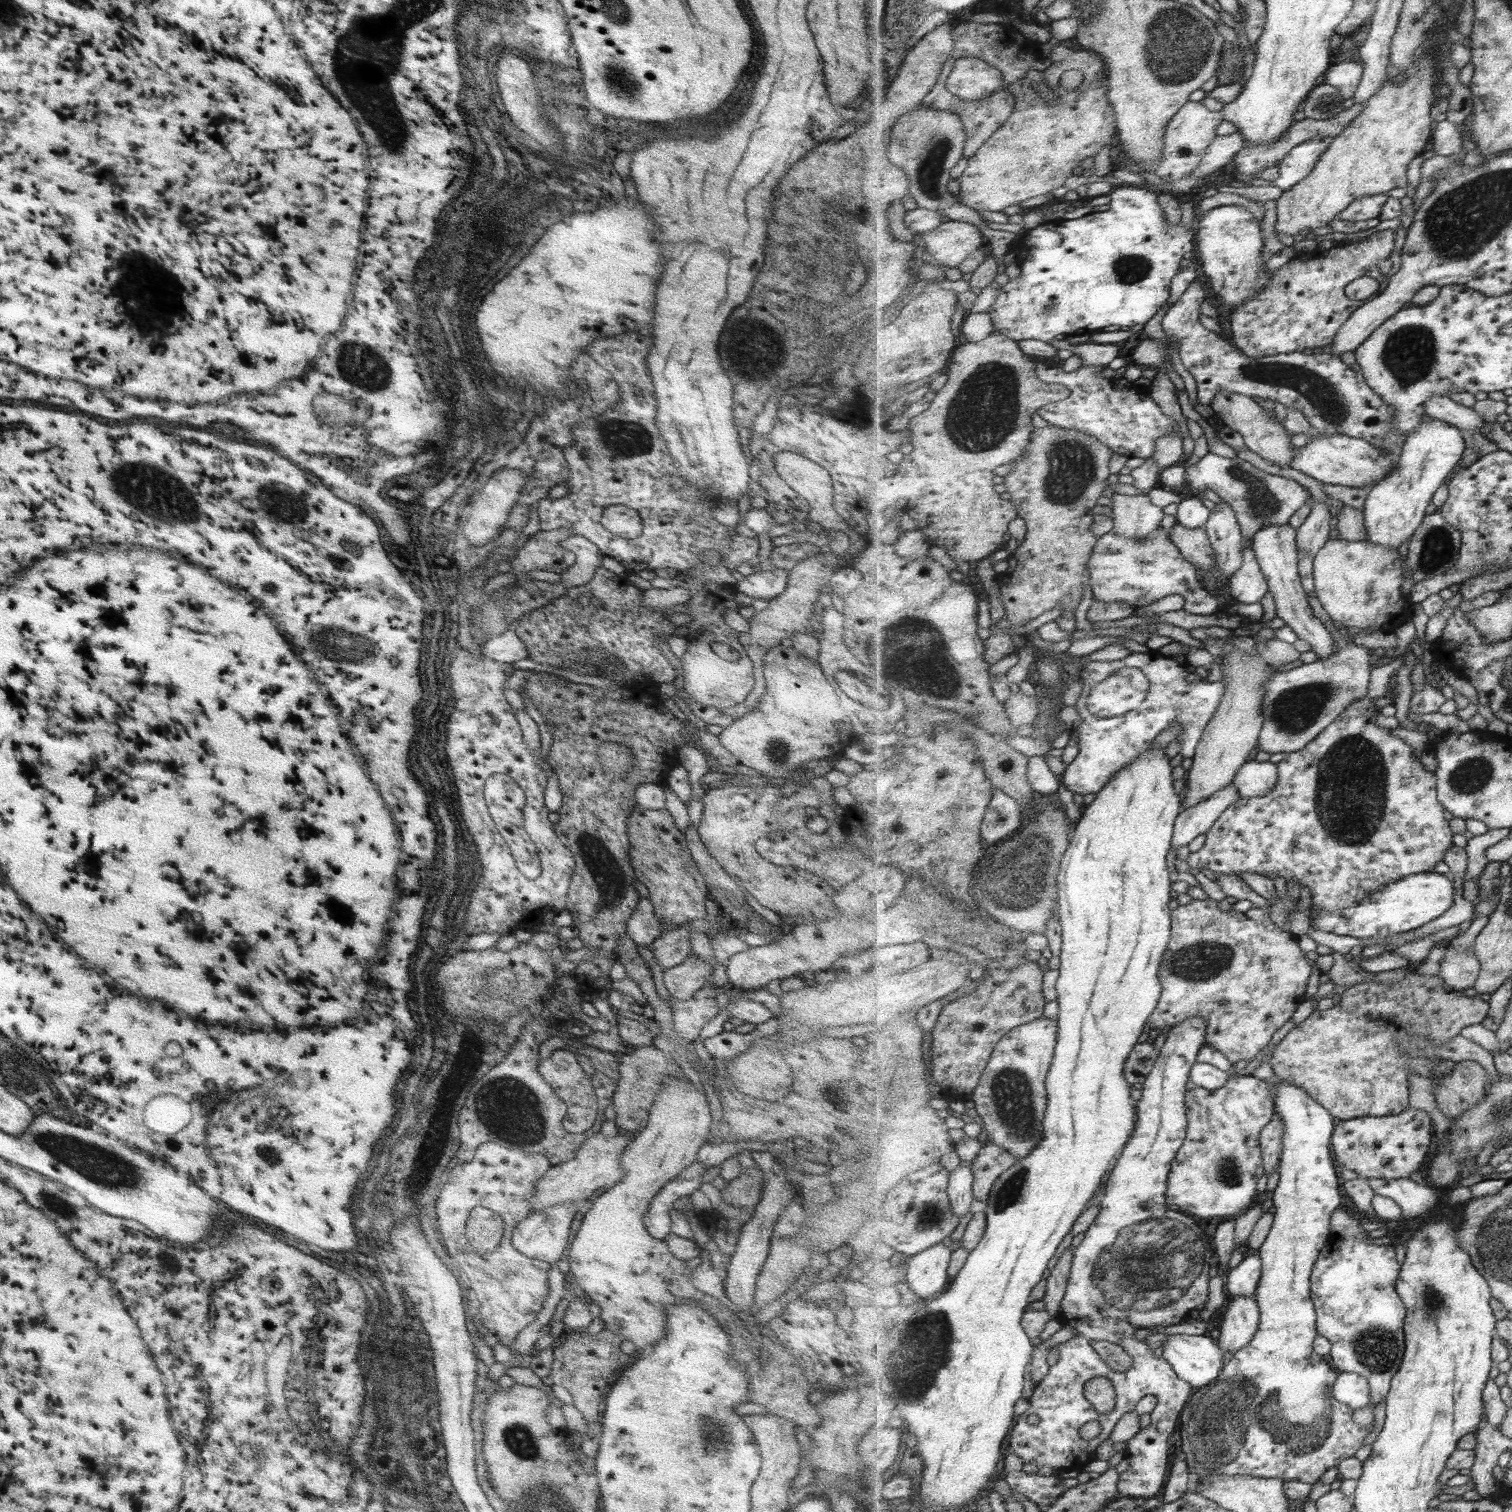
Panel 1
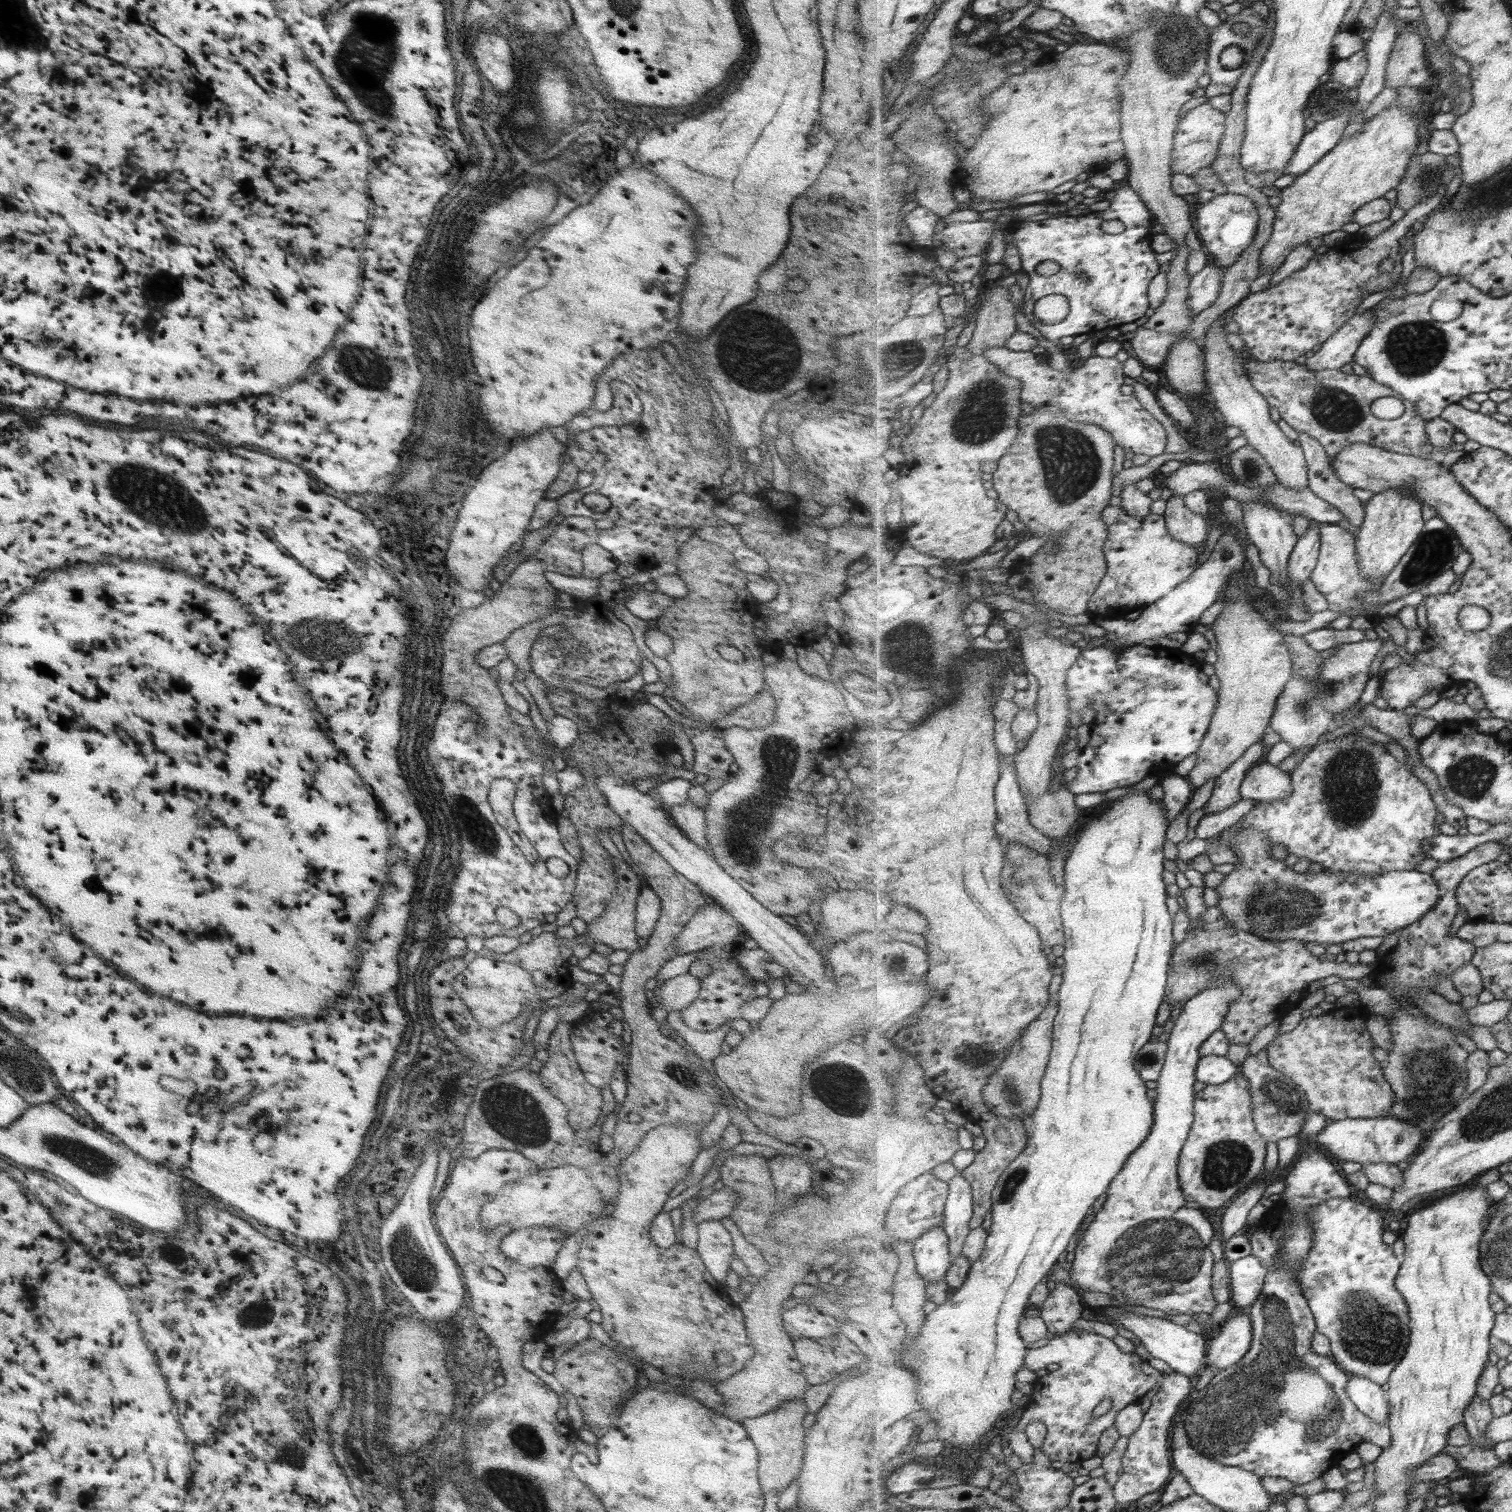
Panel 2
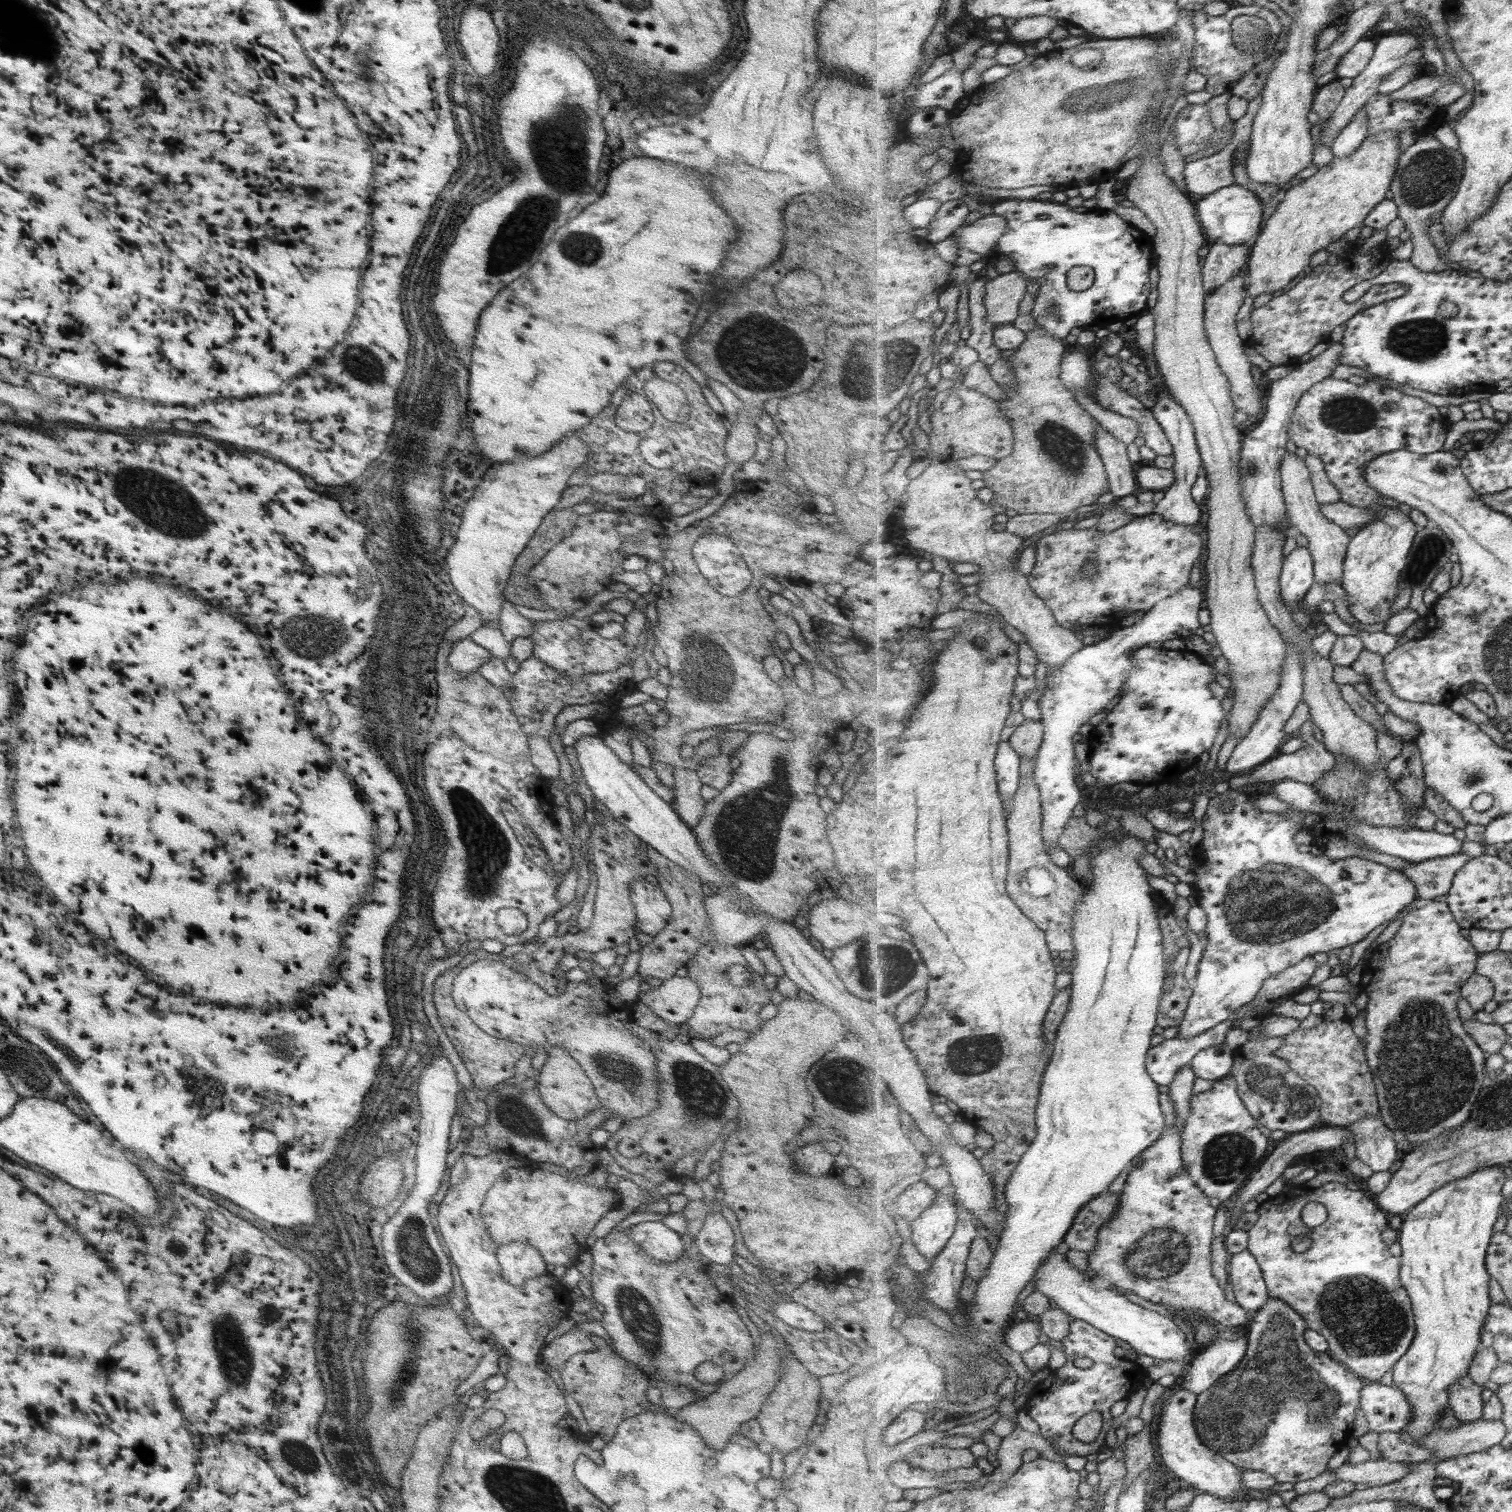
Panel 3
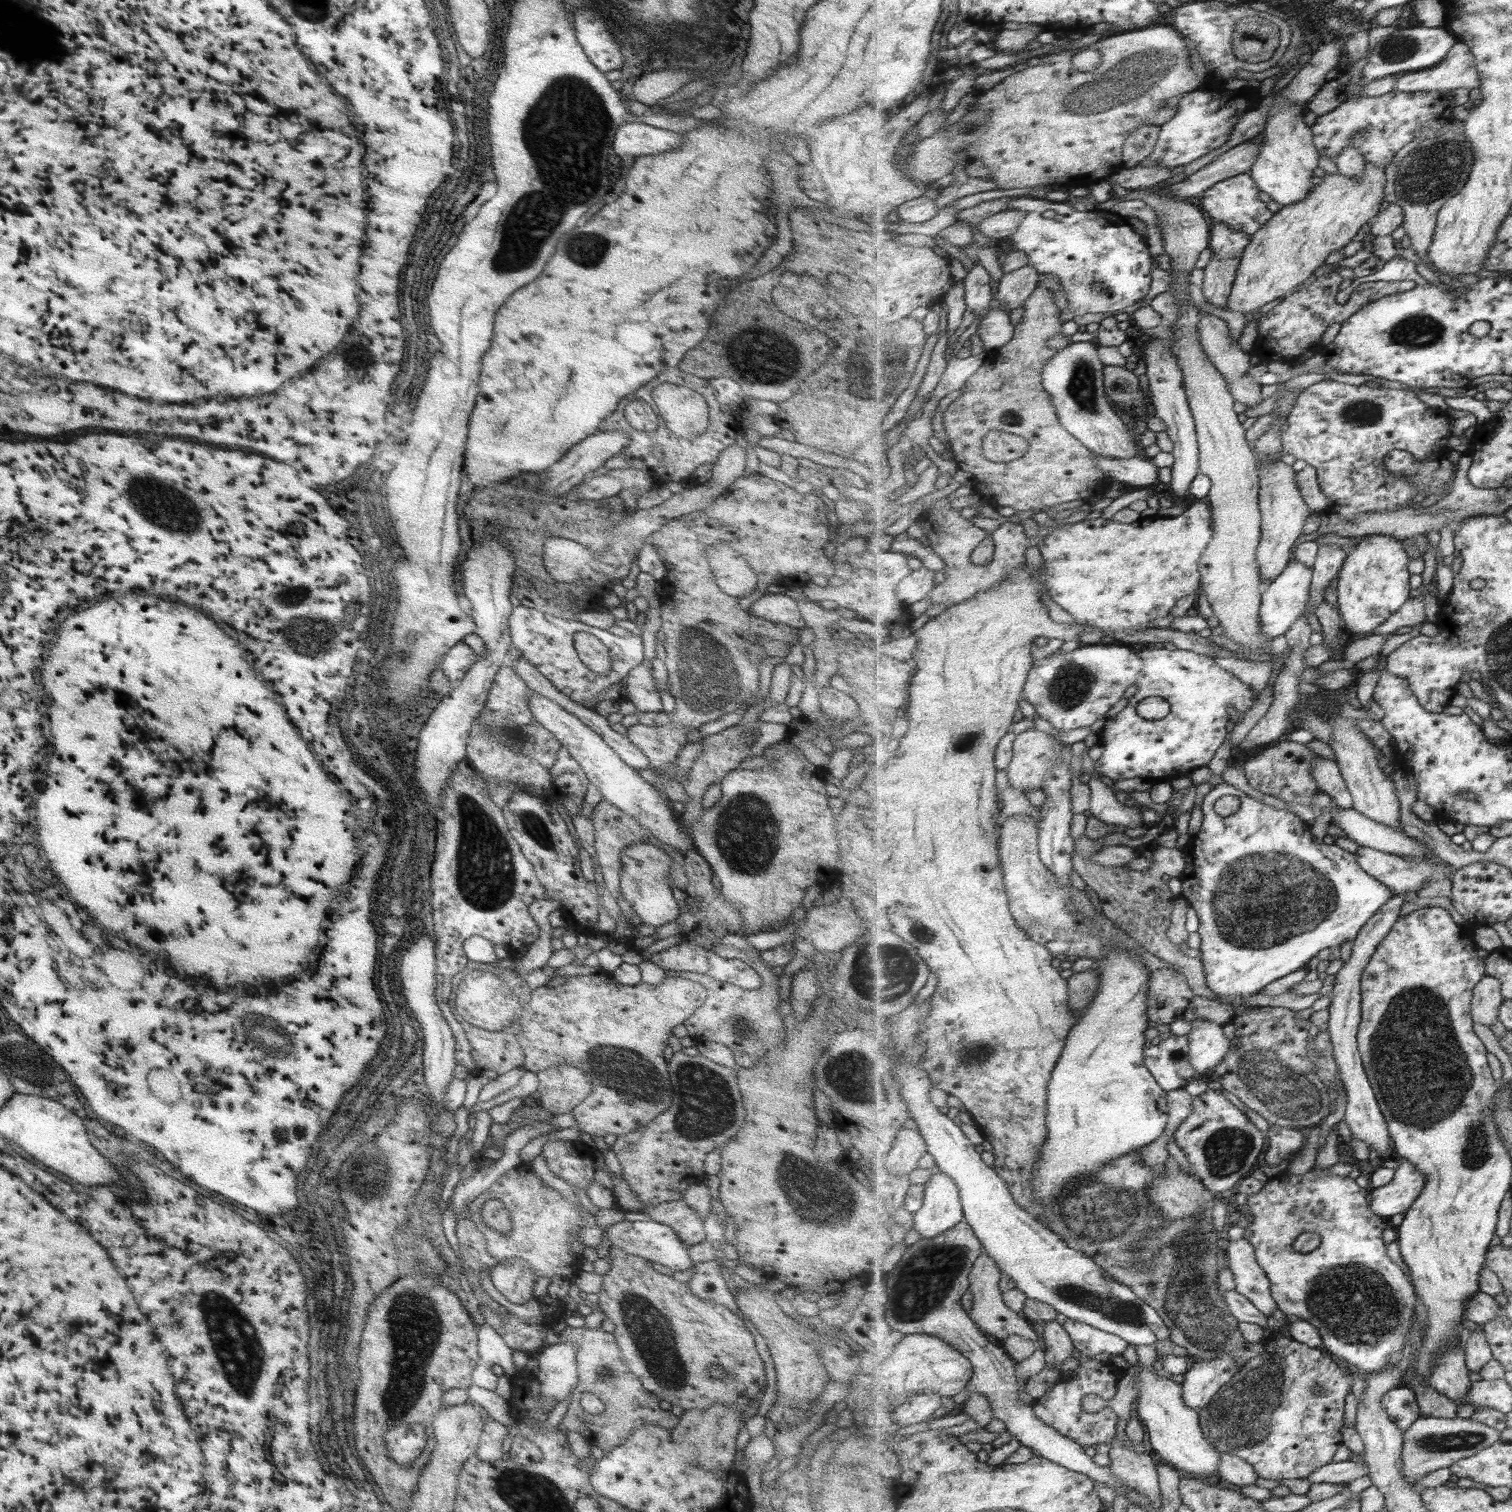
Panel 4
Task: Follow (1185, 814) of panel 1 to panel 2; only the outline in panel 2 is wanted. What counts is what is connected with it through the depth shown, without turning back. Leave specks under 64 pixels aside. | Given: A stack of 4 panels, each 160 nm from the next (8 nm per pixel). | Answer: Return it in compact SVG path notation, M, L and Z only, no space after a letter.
M1263 739L1255 743L1243 758L1233 763L1227 772L1223 773L1212 790L1211 796L1204 806L1205 814L1215 814L1231 808L1242 799L1240 788L1247 773L1254 767L1263 762L1265 758L1265 743Z

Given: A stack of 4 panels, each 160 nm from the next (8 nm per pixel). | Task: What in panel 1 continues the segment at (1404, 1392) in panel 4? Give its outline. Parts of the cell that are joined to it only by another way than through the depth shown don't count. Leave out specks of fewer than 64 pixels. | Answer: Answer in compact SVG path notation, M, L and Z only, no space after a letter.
M1340 1371L1333 1390L1337 1400L1348 1404L1354 1410L1365 1406L1372 1408L1371 1385L1360 1374Z

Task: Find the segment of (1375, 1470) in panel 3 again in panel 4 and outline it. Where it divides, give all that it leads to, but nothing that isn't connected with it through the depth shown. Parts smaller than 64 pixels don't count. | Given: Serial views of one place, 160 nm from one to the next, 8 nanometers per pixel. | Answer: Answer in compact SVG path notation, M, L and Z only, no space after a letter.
M1339 1461L1322 1466L1306 1476L1306 1479L1313 1482L1330 1482L1331 1484L1348 1484L1351 1480L1357 1480L1361 1476L1368 1476L1369 1466L1362 1462Z

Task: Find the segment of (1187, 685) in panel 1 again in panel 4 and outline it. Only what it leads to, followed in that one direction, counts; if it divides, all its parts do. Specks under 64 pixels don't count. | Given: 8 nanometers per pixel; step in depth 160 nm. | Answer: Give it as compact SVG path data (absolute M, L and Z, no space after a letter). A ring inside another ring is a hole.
M1147 647L1140 651L1140 655L1145 667L1137 679L1138 690L1128 699L1126 707L1117 716L1109 718L1098 733L1098 742L1103 745L1104 750L1095 762L1095 769L1113 781L1142 778L1150 782L1165 780L1170 783L1175 778L1189 775L1196 768L1208 767L1215 752L1223 746L1227 738L1229 732L1227 710L1232 706L1238 712L1247 712L1253 706L1253 688L1219 666L1212 656L1203 653L1187 649ZM1152 696L1164 698L1172 706L1172 711L1163 720L1149 721L1139 716L1137 712L1137 705Z

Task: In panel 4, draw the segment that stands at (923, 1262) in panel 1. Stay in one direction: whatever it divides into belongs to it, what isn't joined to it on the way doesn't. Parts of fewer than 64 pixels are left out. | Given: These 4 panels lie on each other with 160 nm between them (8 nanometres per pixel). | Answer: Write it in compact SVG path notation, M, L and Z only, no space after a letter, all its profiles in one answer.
M938 1169L925 1185L924 1203L921 1210L914 1212L914 1226L922 1234L923 1239L928 1239L963 1222L965 1213L960 1190L951 1175Z

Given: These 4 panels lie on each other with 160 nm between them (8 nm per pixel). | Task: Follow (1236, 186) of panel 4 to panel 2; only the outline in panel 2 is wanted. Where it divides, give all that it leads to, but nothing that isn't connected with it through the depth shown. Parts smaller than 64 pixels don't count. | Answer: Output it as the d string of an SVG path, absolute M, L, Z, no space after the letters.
M1228 192L1215 196L1211 202L1202 204L1196 211L1197 233L1203 248L1206 248L1214 259L1213 263L1229 268L1235 264L1243 251L1251 246L1258 233L1260 215L1255 202L1248 196Z

